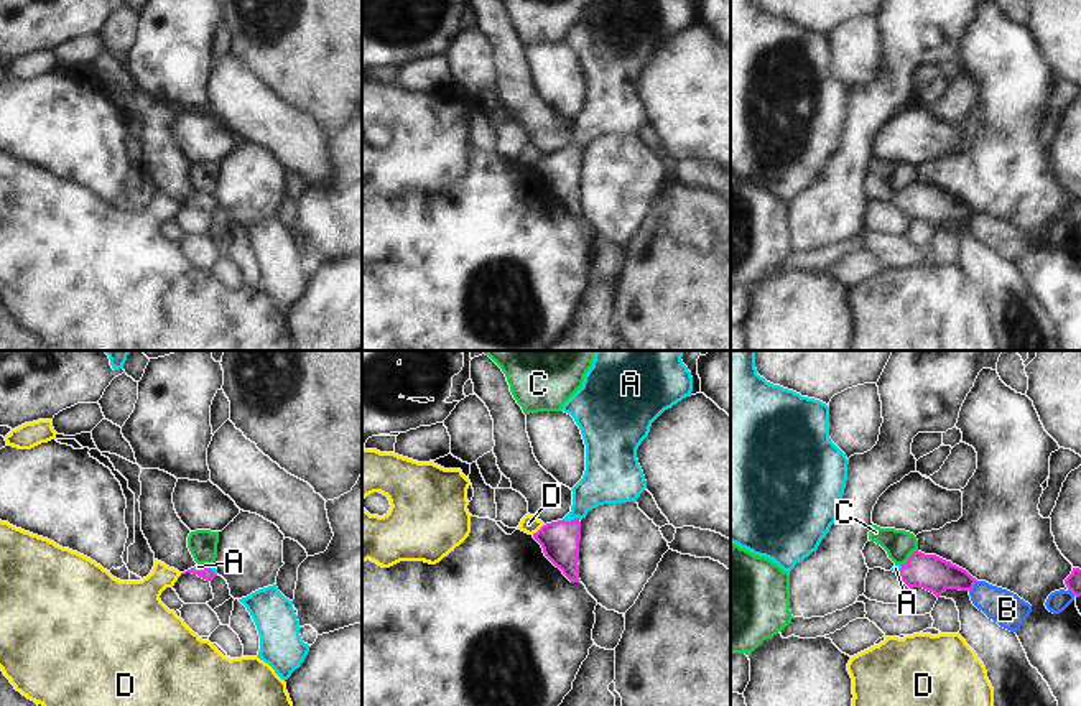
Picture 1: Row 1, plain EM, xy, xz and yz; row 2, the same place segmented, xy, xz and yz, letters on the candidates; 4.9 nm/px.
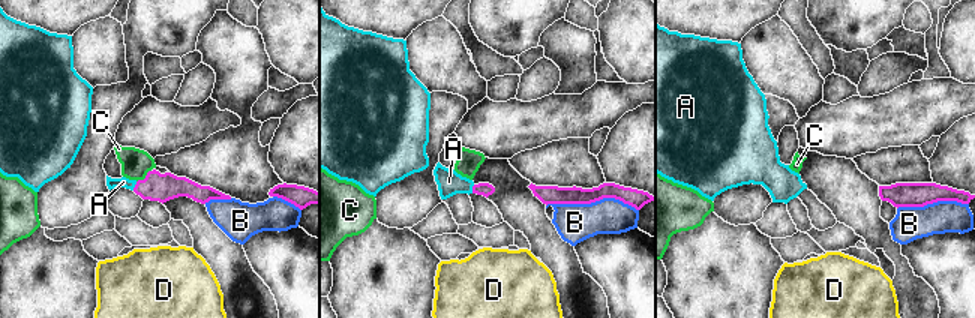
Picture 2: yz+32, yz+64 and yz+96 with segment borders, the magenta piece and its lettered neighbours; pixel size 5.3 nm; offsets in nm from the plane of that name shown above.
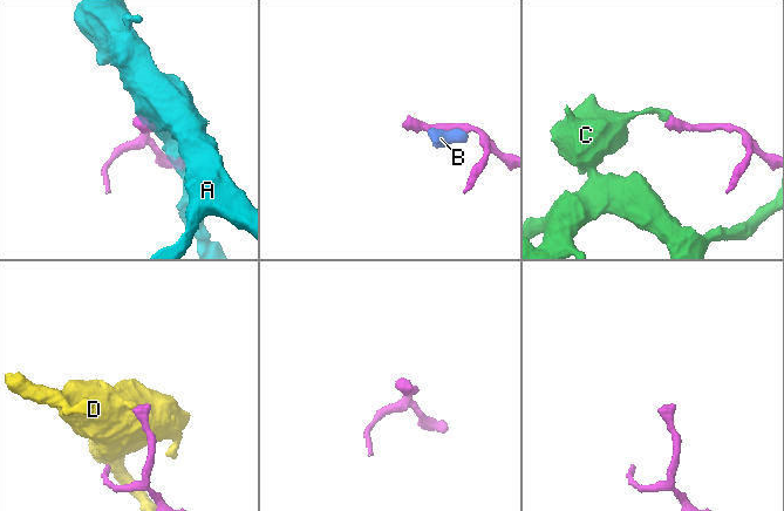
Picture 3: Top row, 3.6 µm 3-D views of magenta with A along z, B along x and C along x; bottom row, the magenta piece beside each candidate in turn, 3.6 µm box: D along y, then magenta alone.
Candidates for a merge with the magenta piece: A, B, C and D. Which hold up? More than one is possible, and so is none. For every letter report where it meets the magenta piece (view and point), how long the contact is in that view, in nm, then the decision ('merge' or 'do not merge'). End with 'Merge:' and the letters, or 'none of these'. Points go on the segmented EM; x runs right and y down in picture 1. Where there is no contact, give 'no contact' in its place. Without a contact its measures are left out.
A: xz (571, 520) | 90 nm | merge
B: yz (973, 586) | 70 nm | do not merge
C: yz (909, 557) | 120 nm | do not merge
D: xz (538, 530) | 80 nm | do not merge
Merge: A

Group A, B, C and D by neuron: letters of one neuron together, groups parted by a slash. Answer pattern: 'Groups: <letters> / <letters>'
Groups: A / B / C / D

